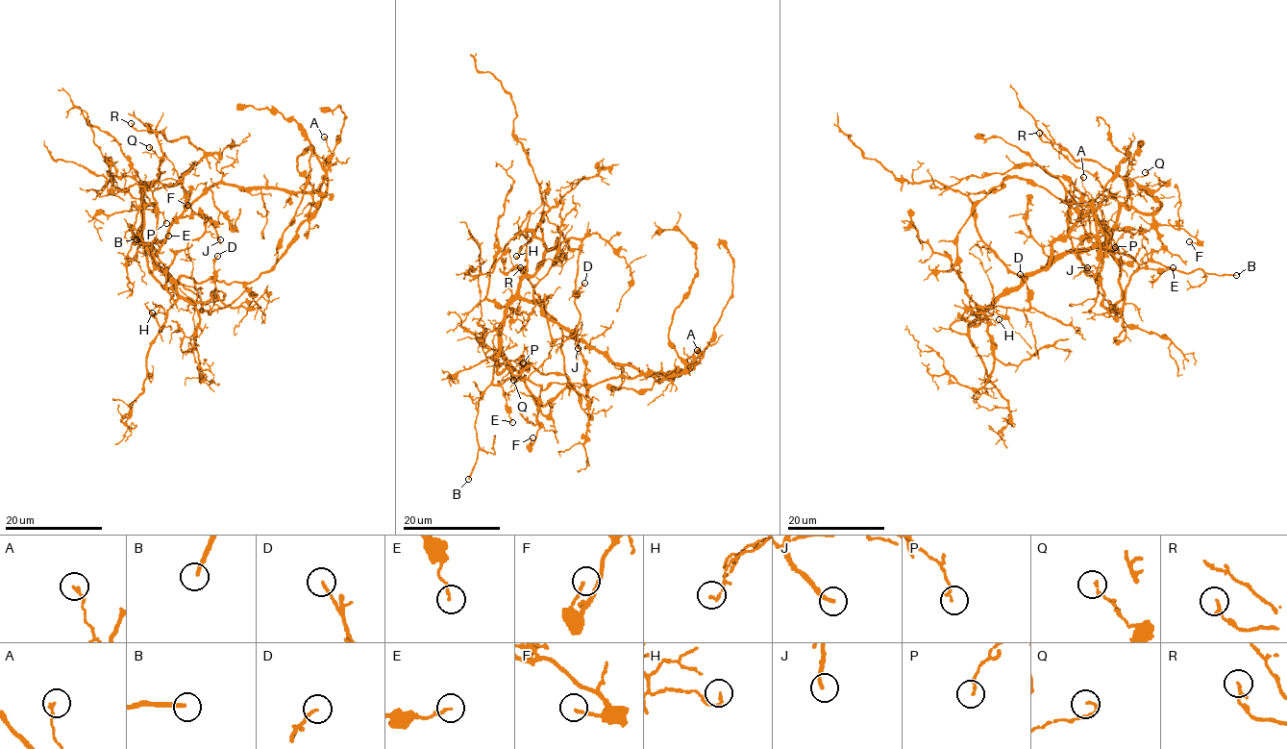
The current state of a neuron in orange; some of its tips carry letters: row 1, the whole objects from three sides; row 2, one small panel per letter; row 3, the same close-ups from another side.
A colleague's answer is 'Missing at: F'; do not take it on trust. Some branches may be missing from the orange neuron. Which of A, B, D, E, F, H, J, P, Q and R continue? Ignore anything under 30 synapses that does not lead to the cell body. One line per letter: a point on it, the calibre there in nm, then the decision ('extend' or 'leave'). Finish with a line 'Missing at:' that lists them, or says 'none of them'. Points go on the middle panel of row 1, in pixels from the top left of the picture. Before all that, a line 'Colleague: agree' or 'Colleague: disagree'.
Colleague: disagree
A: (697, 350) | 150 nm | leave
B: (468, 479) | 200 nm | extend
D: (584, 283) | 130 nm | leave
E: (512, 422) | 140 nm | leave
F: (532, 437) | 150 nm | leave
H: (516, 256) | 130 nm | leave
J: (578, 348) | 200 nm | leave
P: (523, 362) | 130 nm | leave
Q: (513, 380) | 110 nm | leave
R: (520, 267) | 160 nm | leave
Missing at: B

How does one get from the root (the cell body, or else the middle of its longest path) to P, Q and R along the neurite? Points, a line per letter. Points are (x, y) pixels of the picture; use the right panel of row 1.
P: (1075, 225), (1051, 244), (1048, 267), (1064, 253), (1101, 247), (1118, 227), (1126, 228), (1115, 247)
Q: (1075, 225), (1051, 244), (1048, 267), (1064, 253), (1107, 241), (1119, 208), (1131, 204), (1128, 184), (1145, 172)
R: (1075, 225), (1051, 244), (1048, 267), (1064, 253), (1101, 247), (1122, 204), (1152, 213), (1161, 205), (1039, 133)

